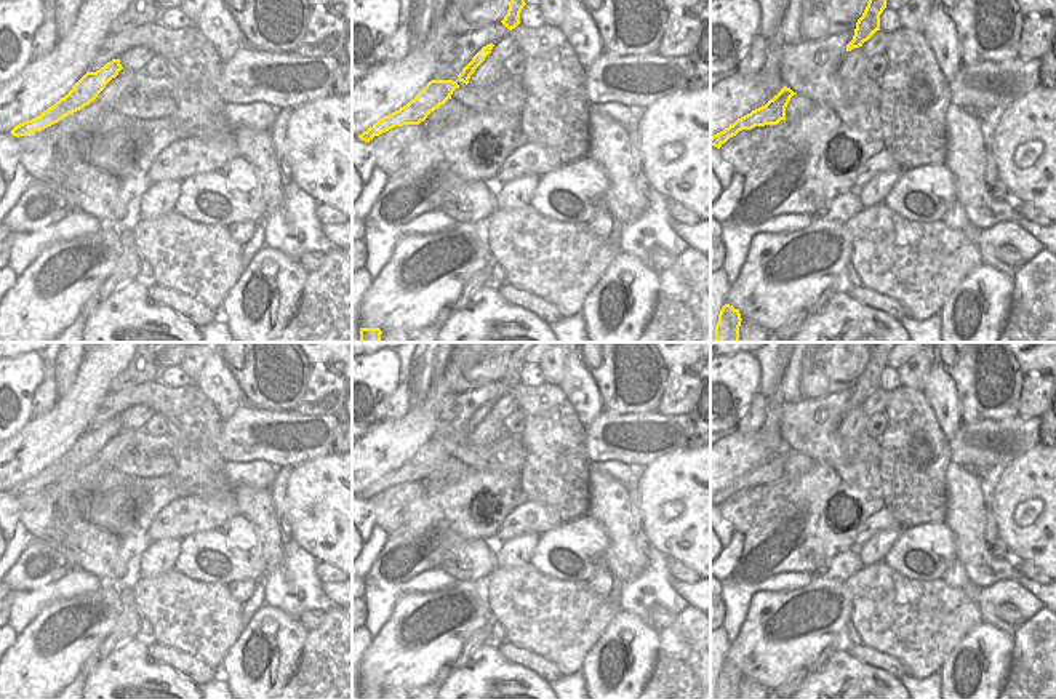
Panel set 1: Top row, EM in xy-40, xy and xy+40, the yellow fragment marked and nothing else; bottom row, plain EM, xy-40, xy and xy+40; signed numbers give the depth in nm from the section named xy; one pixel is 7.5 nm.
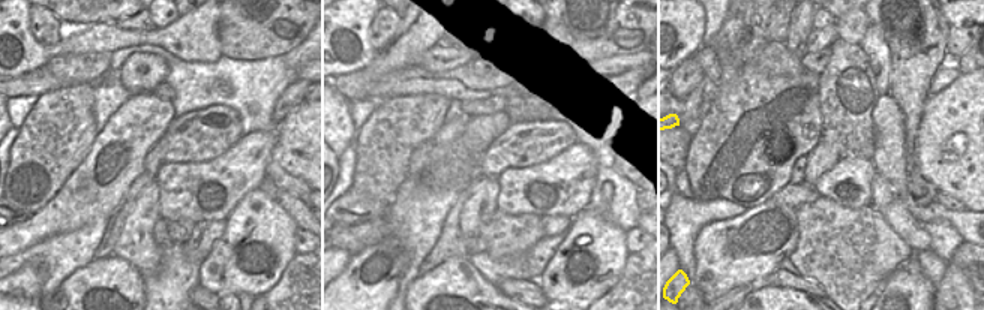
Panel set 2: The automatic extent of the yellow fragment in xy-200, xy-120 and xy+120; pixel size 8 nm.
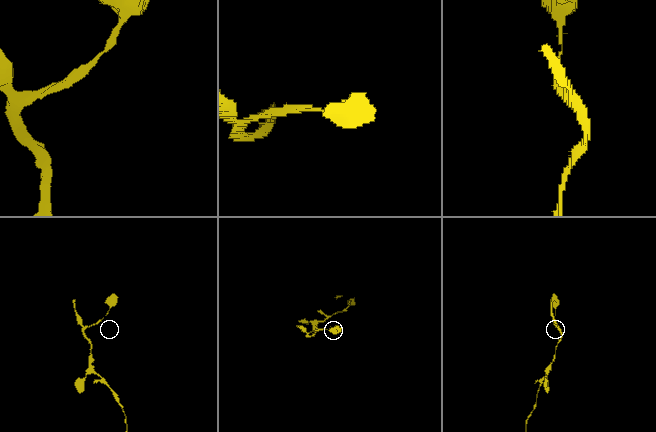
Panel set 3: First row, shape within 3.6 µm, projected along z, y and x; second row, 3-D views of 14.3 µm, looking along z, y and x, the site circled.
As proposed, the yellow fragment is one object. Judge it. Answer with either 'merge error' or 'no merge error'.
no merge error

